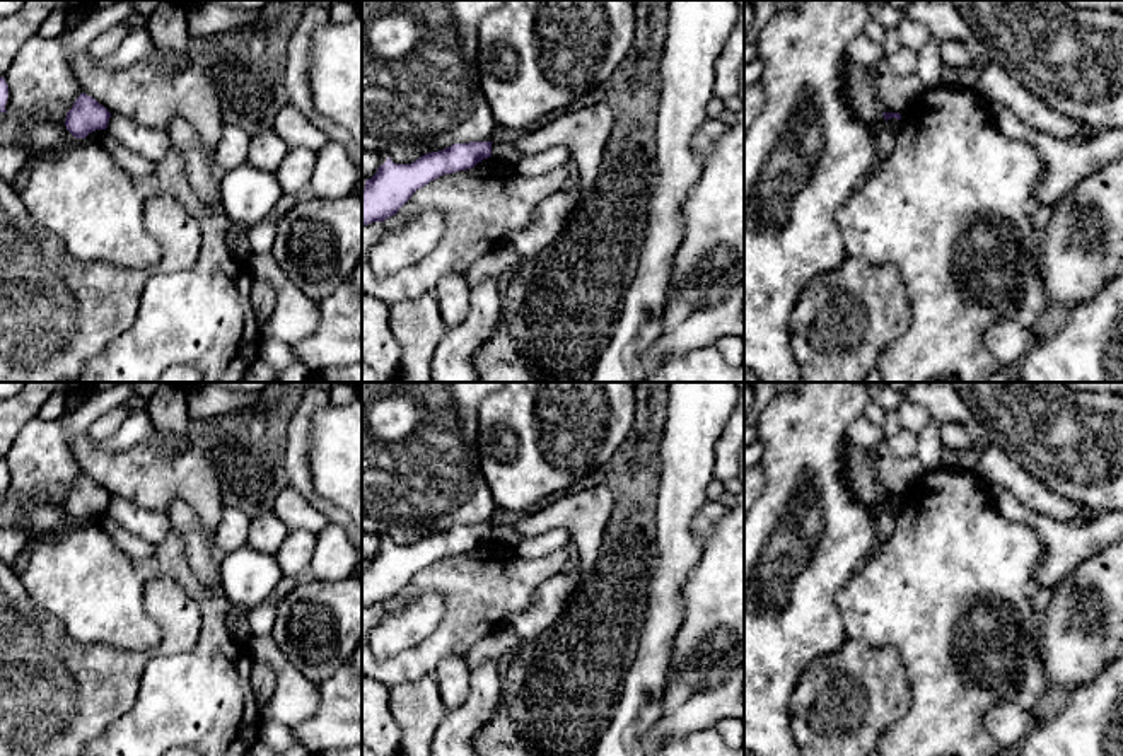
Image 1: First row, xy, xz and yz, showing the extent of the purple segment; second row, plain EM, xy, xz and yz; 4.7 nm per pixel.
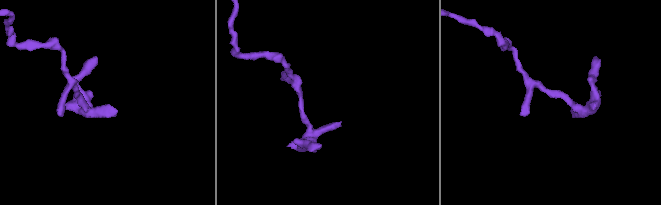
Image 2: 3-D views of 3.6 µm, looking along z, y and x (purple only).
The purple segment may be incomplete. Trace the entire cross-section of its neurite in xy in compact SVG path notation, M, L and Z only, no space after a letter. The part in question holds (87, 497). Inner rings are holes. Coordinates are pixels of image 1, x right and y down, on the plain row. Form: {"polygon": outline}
{"polygon": "M80 476L67 495L65 509L75 520L85 520L96 512L106 512L111 495L94 480Z"}

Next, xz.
{"polygon": "M493 524L454 526L444 532L422 538L411 546L394 546L389 539L365 563L362 573L362 608L384 604L430 563L474 550L492 539Z"}

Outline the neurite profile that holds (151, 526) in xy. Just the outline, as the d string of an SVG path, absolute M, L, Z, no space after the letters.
M111 497L106 512L116 524L150 544L160 543L172 526L166 512L148 510L119 497Z

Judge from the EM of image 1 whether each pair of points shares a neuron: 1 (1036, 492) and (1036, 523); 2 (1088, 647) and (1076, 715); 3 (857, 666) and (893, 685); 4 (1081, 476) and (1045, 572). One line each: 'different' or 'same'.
1: different
2: different
3: same
4: different

